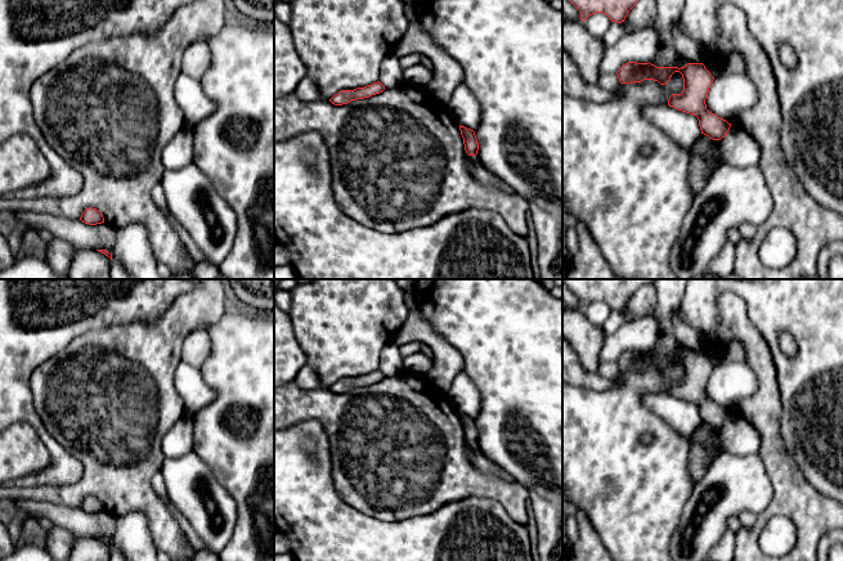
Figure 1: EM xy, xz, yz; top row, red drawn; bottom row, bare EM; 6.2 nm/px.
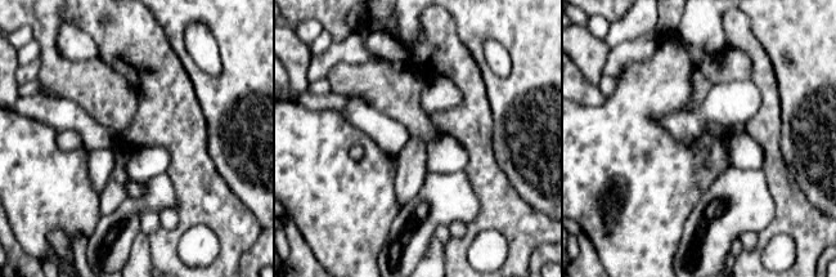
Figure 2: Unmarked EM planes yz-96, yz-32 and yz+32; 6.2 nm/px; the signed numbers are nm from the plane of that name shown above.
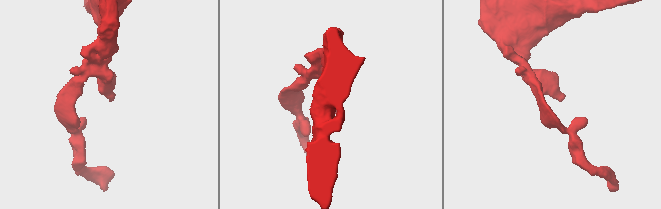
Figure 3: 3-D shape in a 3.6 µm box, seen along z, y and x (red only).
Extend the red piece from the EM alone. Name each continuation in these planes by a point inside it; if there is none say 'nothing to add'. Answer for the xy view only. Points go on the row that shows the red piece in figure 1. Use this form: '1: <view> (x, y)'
nothing to add

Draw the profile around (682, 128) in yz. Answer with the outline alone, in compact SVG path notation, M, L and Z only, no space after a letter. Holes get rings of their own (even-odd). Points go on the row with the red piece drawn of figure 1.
M650 106L646 109L646 117L683 148L690 148L701 135L696 116L669 106Z

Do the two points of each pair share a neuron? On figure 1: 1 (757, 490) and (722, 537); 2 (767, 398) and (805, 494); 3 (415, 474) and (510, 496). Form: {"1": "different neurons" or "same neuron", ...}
{"1": "same neuron", "2": "same neuron", "3": "same neuron"}

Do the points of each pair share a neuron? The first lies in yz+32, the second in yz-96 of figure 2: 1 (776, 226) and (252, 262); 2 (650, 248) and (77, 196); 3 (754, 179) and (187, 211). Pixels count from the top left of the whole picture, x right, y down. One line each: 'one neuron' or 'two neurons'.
1: two neurons
2: one neuron
3: two neurons

